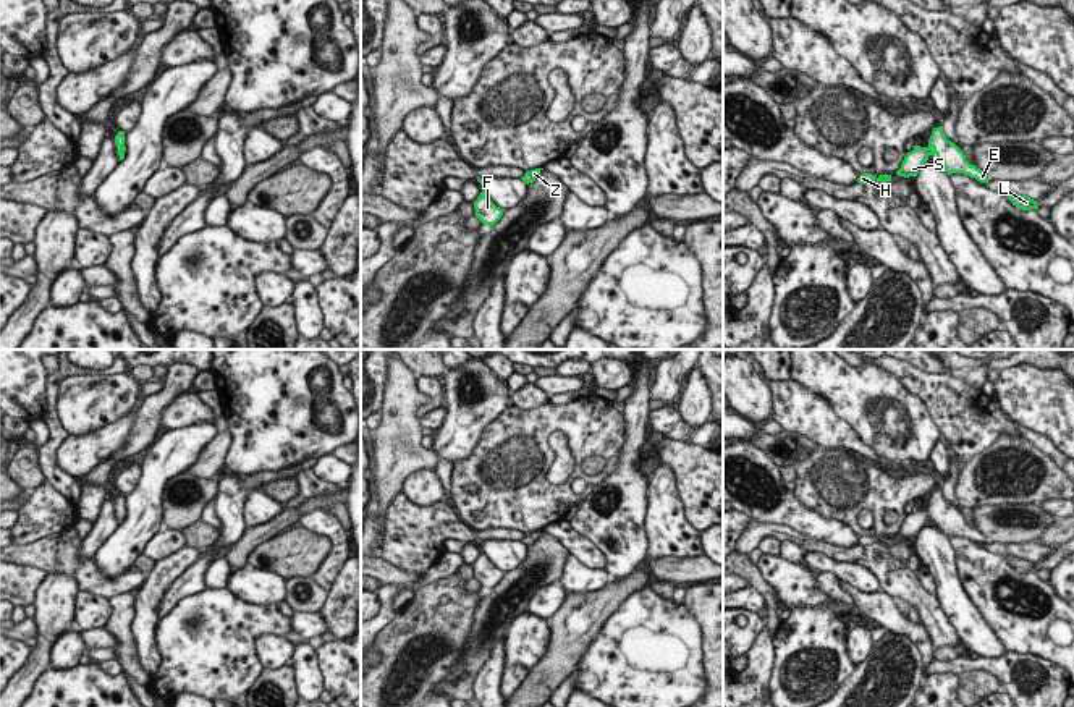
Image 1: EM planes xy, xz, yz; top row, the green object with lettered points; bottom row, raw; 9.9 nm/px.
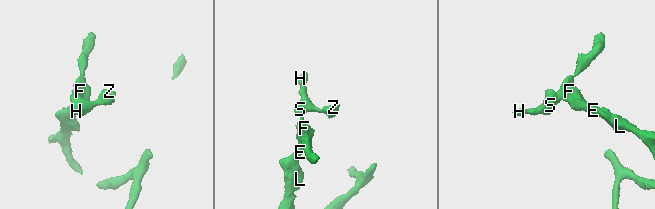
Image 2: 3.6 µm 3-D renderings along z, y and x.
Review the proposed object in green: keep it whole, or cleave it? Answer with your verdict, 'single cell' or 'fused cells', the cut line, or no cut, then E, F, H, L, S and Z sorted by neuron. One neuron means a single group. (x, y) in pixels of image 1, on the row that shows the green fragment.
single cell | no cut | E F H L S Z

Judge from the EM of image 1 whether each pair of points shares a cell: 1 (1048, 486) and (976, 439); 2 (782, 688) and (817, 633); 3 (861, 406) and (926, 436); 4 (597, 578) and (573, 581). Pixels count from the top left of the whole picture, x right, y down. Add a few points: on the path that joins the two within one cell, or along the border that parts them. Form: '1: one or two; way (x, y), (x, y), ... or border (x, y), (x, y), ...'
1: two; border (1024, 437), (1000, 437), (979, 453), (958, 457)
2: one; way (794, 675), (811, 659), (811, 646)
3: one; way (879, 395), (895, 397), (909, 411), (911, 418)
4: one; way (591, 579), (579, 579)

